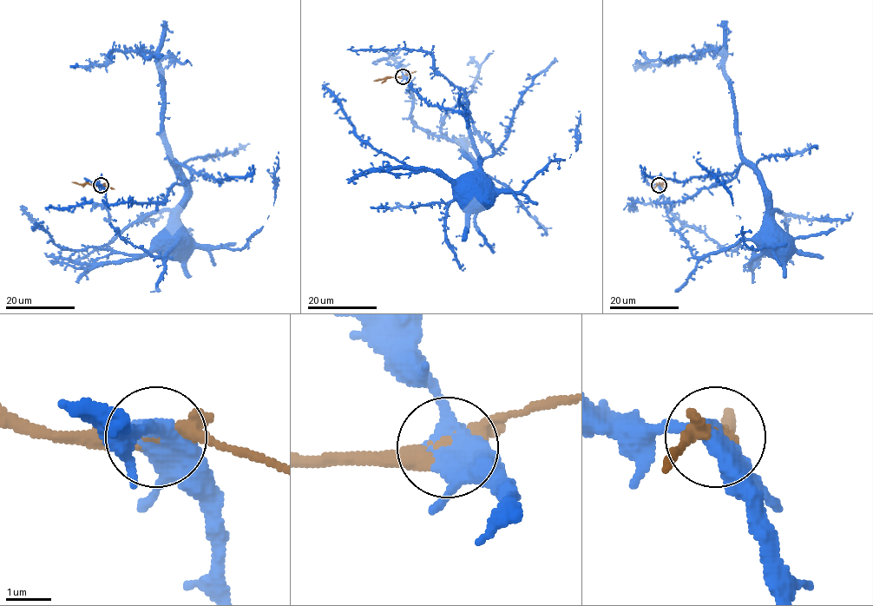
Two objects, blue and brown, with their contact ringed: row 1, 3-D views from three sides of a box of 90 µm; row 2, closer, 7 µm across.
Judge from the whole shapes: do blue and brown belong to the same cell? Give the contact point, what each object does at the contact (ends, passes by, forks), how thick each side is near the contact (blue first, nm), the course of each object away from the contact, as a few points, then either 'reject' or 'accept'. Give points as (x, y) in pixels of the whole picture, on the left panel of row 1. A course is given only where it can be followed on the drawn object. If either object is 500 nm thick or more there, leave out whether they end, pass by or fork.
at (101, 185); 500 nm thick on the blue side, 240 nm on the other; blue runs (101, 186), (127, 240), (161, 257), (177, 242), (185, 184), (157, 62), (113, 50), (70, 65); brown runs (101, 186), (72, 182); reject

